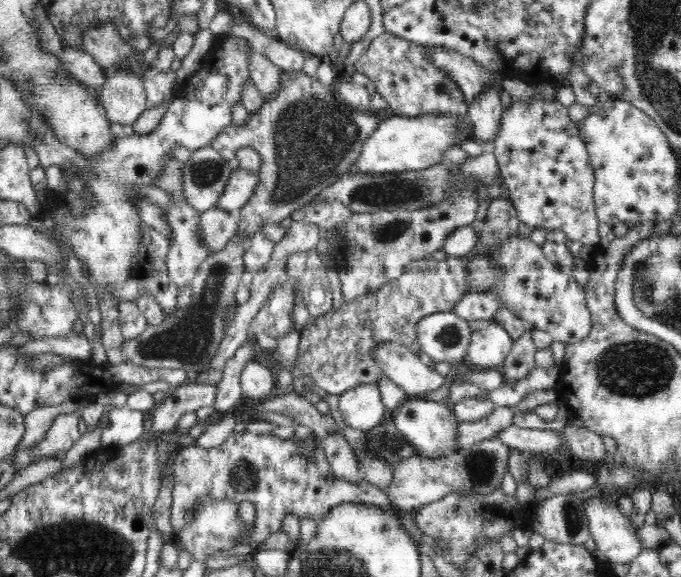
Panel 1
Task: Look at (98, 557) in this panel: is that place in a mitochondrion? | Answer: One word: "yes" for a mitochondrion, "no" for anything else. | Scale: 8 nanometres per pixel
yes

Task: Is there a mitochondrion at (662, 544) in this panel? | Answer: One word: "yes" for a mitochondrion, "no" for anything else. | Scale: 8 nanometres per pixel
no

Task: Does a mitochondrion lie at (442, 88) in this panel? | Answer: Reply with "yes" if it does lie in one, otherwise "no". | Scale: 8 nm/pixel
yes

